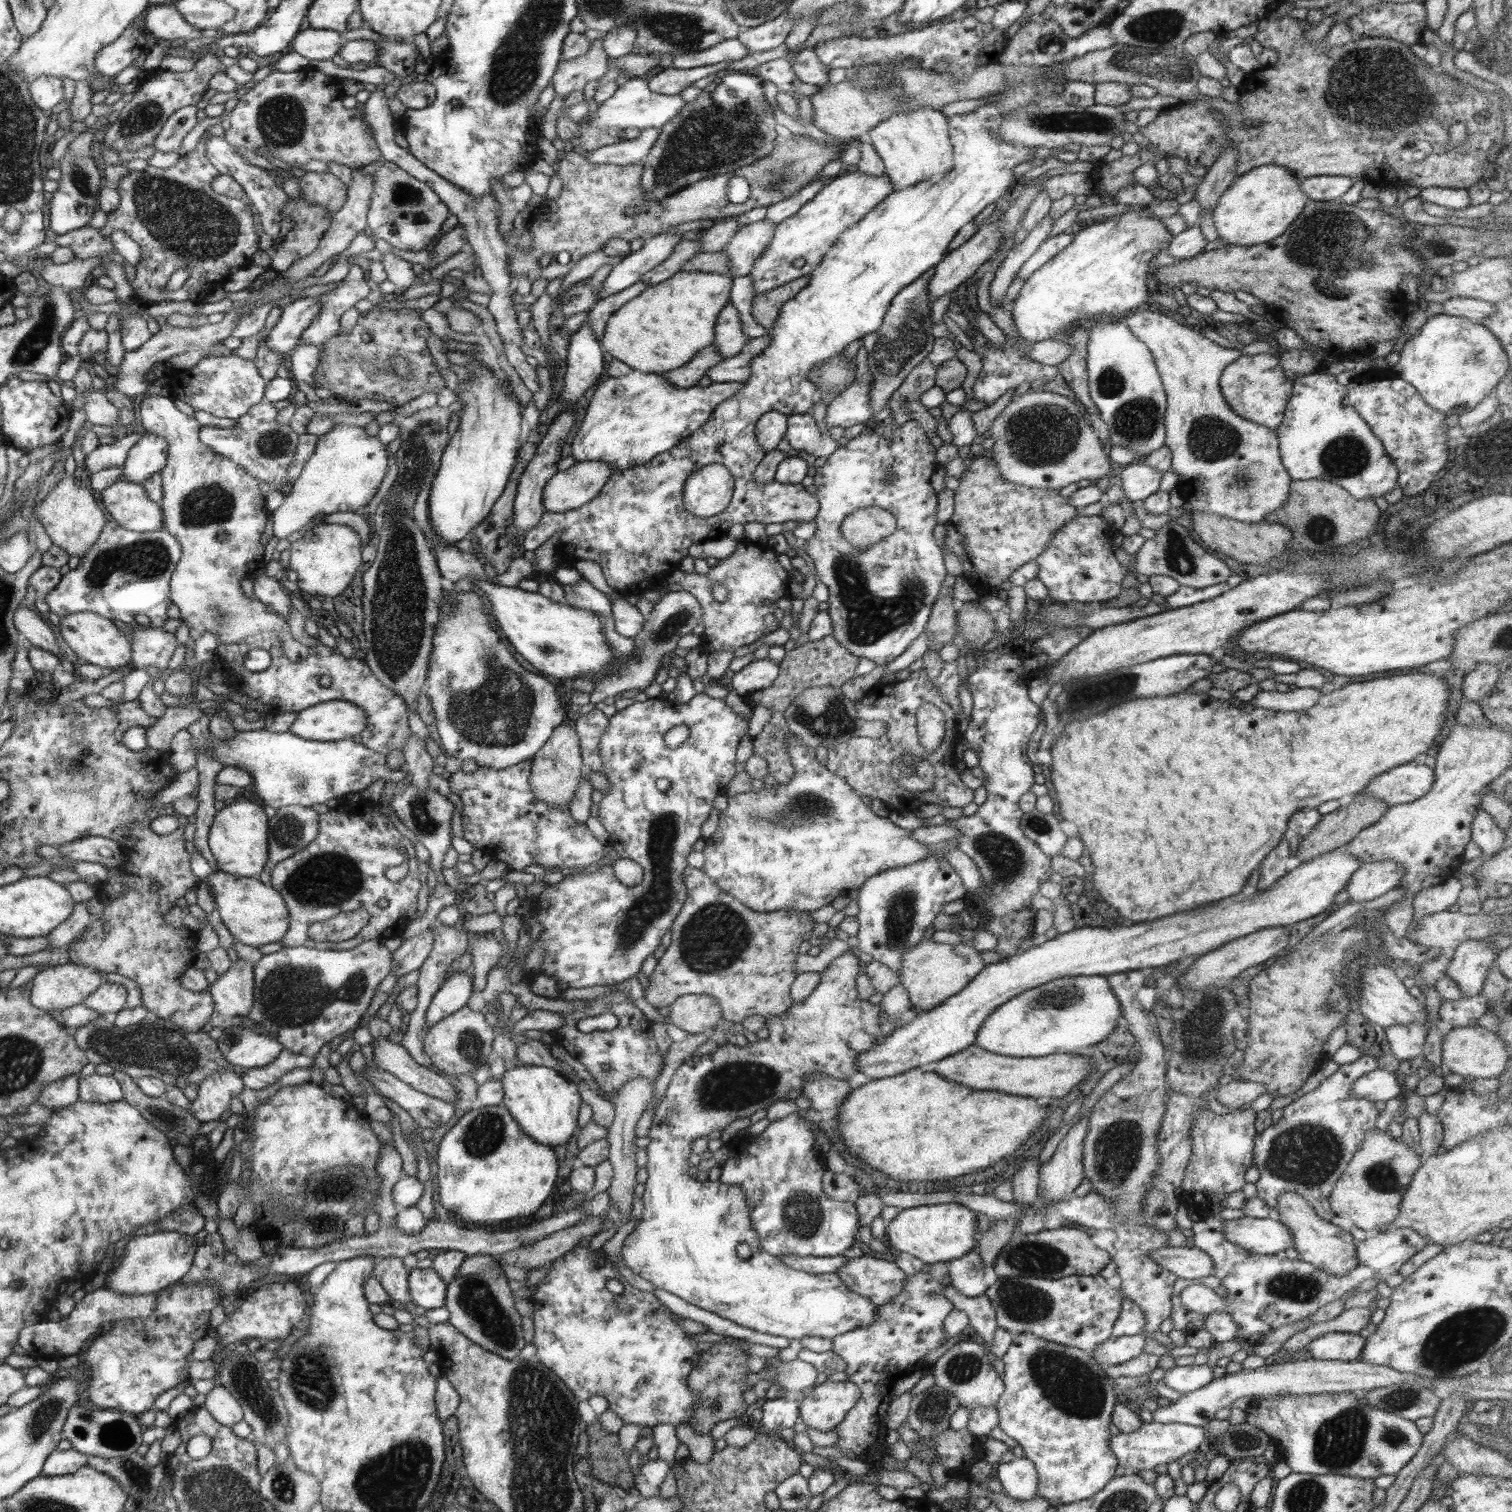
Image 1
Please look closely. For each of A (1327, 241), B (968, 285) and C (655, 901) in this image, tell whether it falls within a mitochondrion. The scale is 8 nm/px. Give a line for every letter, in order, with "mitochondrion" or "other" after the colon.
A: mitochondrion
B: other
C: mitochondrion

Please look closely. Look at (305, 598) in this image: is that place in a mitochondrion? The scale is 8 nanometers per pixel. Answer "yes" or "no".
no

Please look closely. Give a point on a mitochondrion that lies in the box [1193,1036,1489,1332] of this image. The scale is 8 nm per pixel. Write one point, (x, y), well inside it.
(1307, 1155)

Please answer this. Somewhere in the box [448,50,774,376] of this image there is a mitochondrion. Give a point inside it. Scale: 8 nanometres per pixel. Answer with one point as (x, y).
(716, 134)

